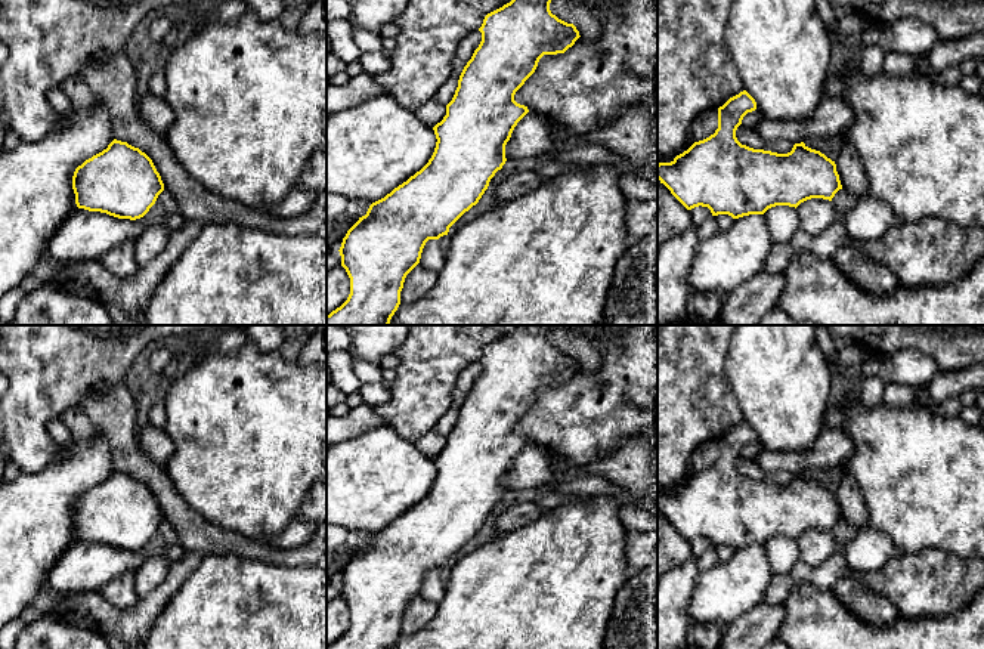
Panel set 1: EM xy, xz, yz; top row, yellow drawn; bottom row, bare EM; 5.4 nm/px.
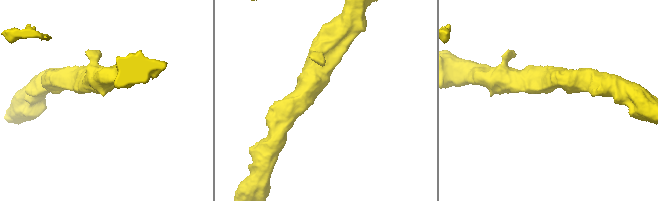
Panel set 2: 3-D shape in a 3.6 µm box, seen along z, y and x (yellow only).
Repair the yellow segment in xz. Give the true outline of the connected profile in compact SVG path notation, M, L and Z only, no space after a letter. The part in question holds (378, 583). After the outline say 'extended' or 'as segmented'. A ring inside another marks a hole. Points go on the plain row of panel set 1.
M516 325L510 334L485 347L479 359L482 373L459 407L446 446L433 458L437 473L431 489L406 513L372 534L343 569L338 582L350 609L350 625L327 649L392 649L400 636L405 609L420 594L426 574L448 566L449 559L479 534L491 510L507 492L505 476L514 458L529 444L527 438L514 432L516 423L535 404L544 386L564 384L581 368L573 355L551 344L551 331L550 325Z; as segmented

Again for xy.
M114 470L75 500L72 520L78 540L136 551L155 535L164 514L145 483Z; as segmented

